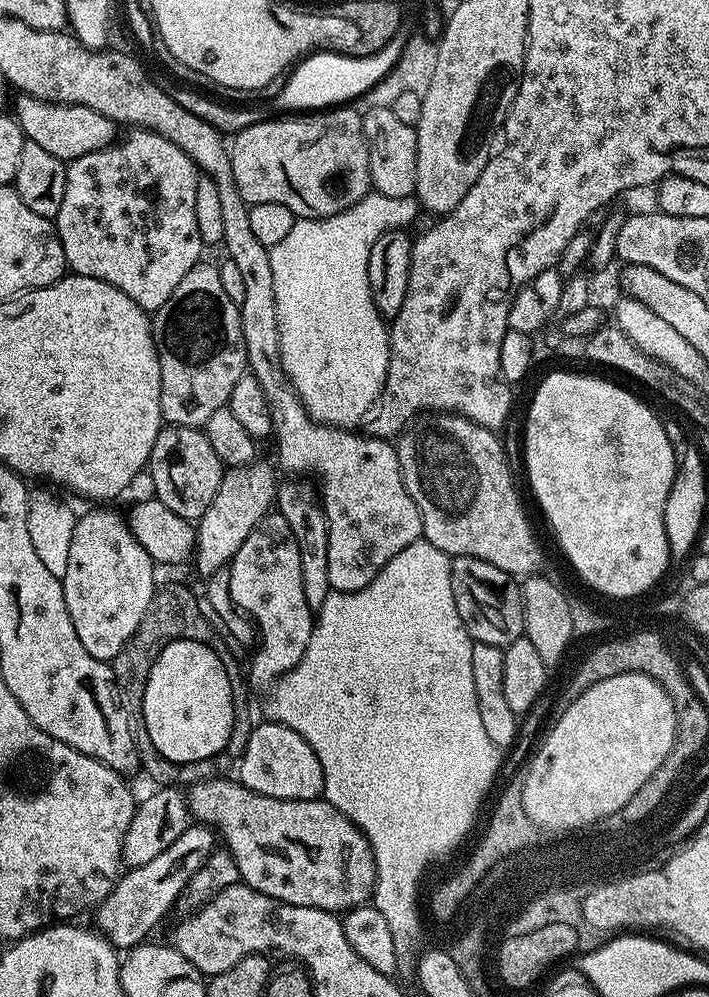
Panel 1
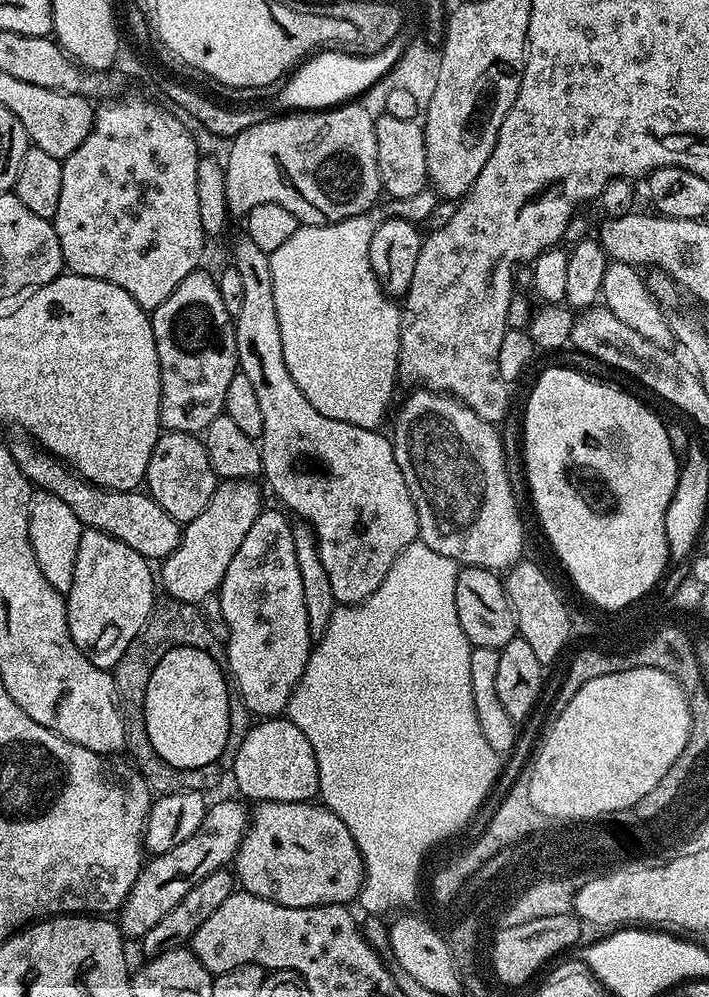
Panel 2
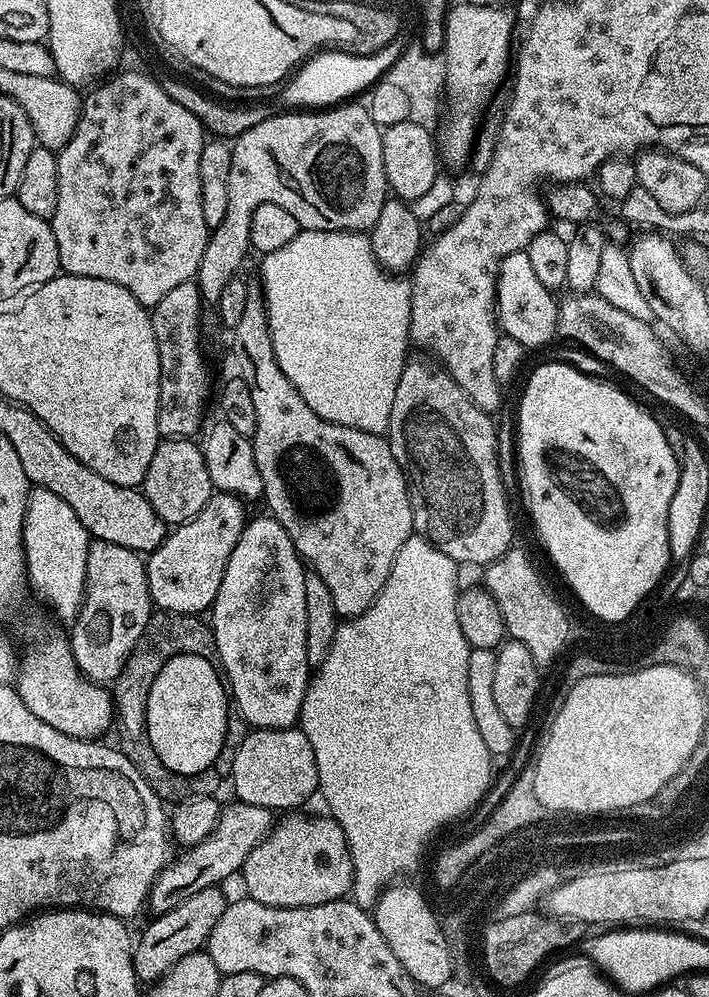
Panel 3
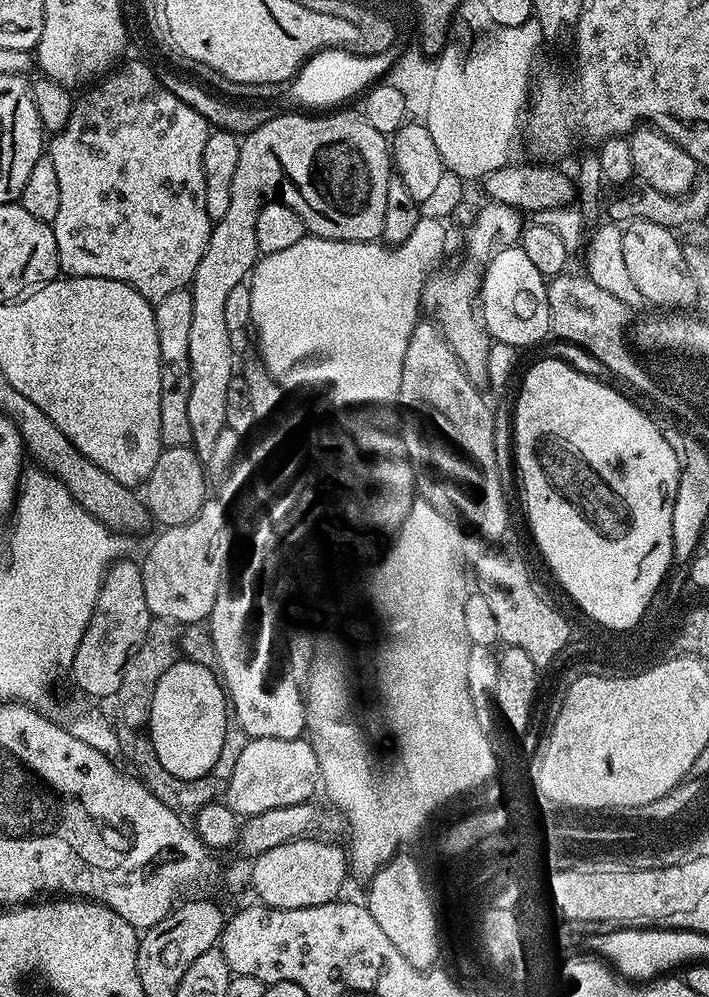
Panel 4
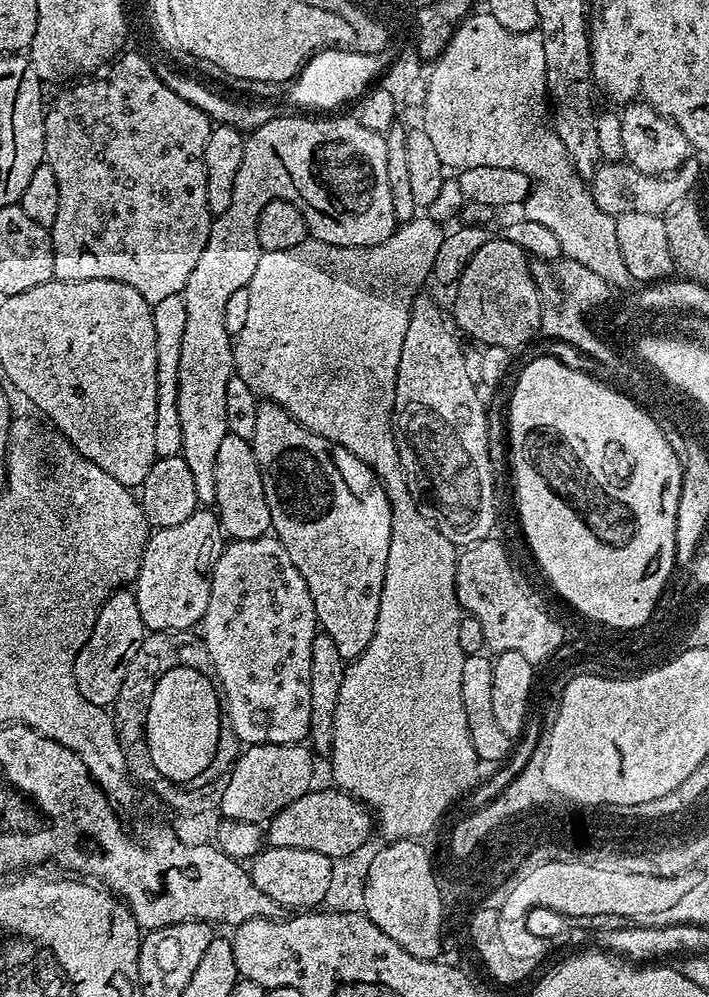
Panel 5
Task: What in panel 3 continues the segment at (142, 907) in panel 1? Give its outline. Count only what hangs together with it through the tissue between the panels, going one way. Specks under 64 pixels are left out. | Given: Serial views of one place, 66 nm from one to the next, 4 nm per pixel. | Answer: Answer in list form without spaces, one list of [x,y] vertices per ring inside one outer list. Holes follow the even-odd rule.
[[[232,802],[220,813],[214,830],[202,842],[185,847],[184,852],[175,857],[172,863],[166,865],[152,884],[148,894],[147,907],[153,908],[153,913],[159,914],[174,910],[180,903],[186,901],[192,894],[198,894],[207,887],[223,885],[232,875],[239,873],[244,867],[250,852],[261,844],[274,827],[273,809]]]

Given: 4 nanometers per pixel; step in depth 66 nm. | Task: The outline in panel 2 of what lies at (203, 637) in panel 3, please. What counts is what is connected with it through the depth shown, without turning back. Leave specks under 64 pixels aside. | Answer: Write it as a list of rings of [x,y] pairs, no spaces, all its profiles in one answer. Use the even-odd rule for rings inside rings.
[[[164,598],[152,609],[152,614],[144,624],[144,629],[137,634],[134,642],[122,654],[122,658],[116,663],[112,677],[116,683],[116,689],[120,695],[120,703],[124,710],[124,735],[126,737],[126,752],[129,752],[131,763],[134,765],[140,777],[148,783],[153,793],[165,792],[202,792],[211,793],[211,788],[216,788],[226,780],[226,772],[220,769],[219,763],[207,764],[201,768],[175,768],[170,766],[154,750],[146,730],[142,727],[142,709],[146,698],[146,686],[150,686],[150,674],[154,674],[154,666],[169,650],[182,644],[190,644],[202,649],[218,666],[223,669],[228,667],[228,650],[225,641],[216,637],[214,629],[208,625],[206,617],[200,613],[201,609],[194,604],[187,604],[181,600]]]

